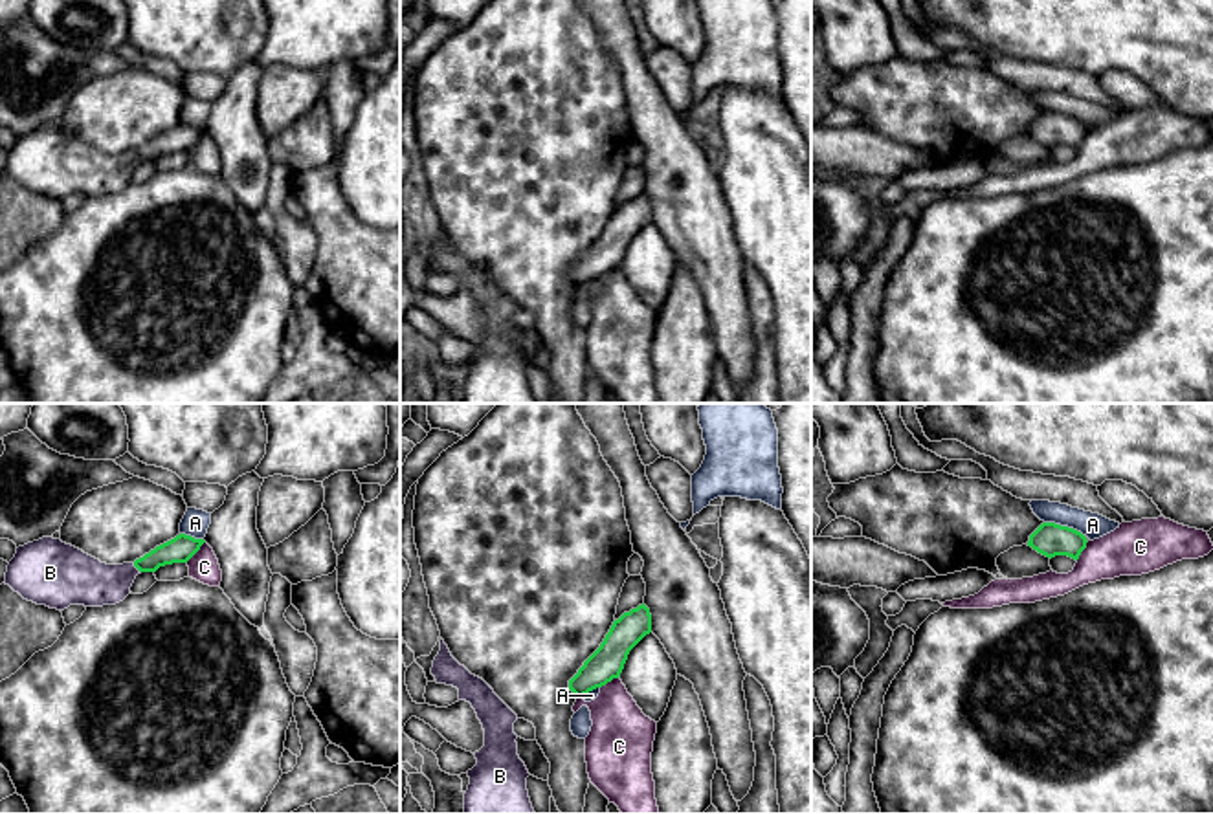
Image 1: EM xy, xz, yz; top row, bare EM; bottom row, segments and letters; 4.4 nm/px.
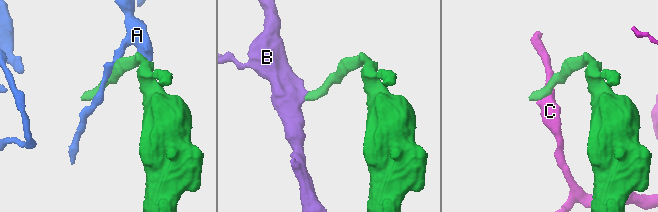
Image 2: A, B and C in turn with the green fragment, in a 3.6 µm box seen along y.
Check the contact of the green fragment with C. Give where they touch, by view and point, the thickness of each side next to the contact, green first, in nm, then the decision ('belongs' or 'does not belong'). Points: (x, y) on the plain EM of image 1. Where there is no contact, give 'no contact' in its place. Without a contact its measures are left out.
contact xy (195, 142); calibres 120 and 130 nm; does not belong

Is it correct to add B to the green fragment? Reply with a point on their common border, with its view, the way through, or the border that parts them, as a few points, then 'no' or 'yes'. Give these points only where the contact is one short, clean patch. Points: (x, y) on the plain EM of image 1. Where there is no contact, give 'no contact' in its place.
meets green in xy at (136, 156); runs through xy (180, 138), (136, 156), (116, 169), (81, 169); yes

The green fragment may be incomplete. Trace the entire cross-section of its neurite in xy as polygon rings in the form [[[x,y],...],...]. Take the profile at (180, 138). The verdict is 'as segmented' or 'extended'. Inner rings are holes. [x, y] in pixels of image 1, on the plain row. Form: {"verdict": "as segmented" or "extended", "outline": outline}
{"verdict": "extended", "outline": [[[180,123],[134,152],[106,154],[61,128],[42,126],[17,138],[4,172],[24,189],[57,200],[116,194],[130,183],[138,163],[187,152],[204,132]]]}

